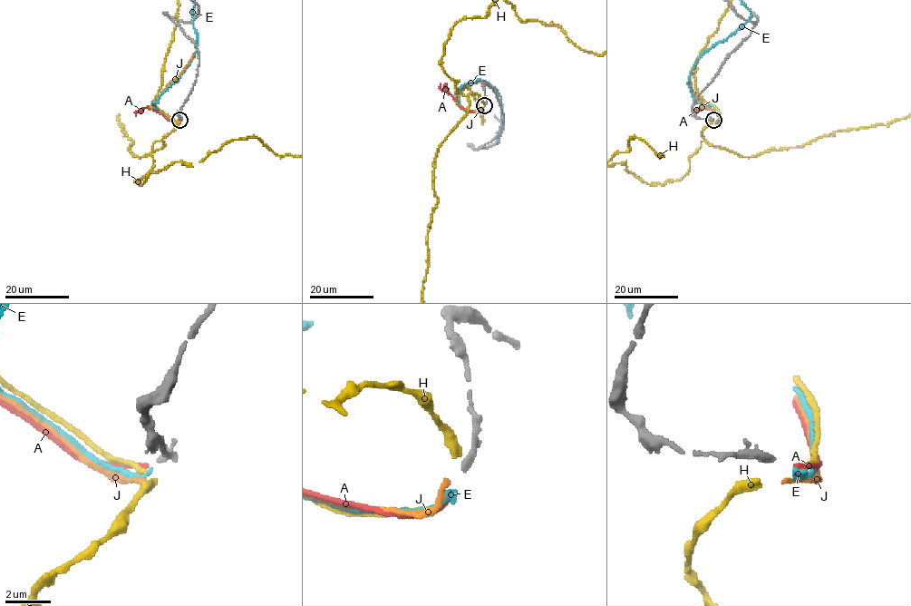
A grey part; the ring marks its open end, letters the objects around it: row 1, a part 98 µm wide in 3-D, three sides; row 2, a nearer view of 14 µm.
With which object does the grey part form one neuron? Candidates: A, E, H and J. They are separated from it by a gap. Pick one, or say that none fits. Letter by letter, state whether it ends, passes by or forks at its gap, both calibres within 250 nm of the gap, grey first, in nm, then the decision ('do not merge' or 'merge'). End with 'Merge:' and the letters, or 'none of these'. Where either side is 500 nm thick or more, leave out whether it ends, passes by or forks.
A: it ends; calibres 300 and 200 nm; merge
E: it ends; calibres 300 and 220 nm; do not merge
H: it ends; calibres 300 and 400 nm; do not merge
J: it ends; calibres 300 and 220 nm; do not merge
Merge: A

